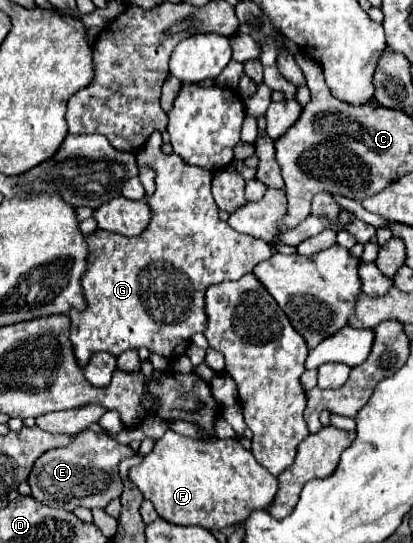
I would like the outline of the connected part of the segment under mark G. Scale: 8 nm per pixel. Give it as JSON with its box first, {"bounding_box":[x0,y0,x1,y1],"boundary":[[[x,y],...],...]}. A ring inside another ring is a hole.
{"bounding_box":[70,133,272,367],"boundary":[[[152,133],[148,143],[136,153],[138,165],[146,165],[156,173],[156,191],[148,197],[152,207],[150,225],[138,237],[114,235],[104,229],[96,229],[90,235],[84,235],[90,249],[86,273],[82,275],[82,293],[86,297],[86,309],[70,311],[72,327],[70,341],[74,345],[74,355],[80,367],[88,365],[90,357],[98,351],[106,351],[114,357],[126,349],[146,347],[150,353],[158,353],[168,361],[174,361],[186,353],[190,337],[194,333],[206,331],[206,309],[204,293],[210,285],[222,281],[234,281],[254,269],[260,261],[270,259],[272,245],[258,237],[238,233],[230,229],[226,221],[218,217],[218,205],[212,199],[210,183],[212,173],[198,169],[196,165],[186,165],[176,153],[162,153],[162,135]]]}

